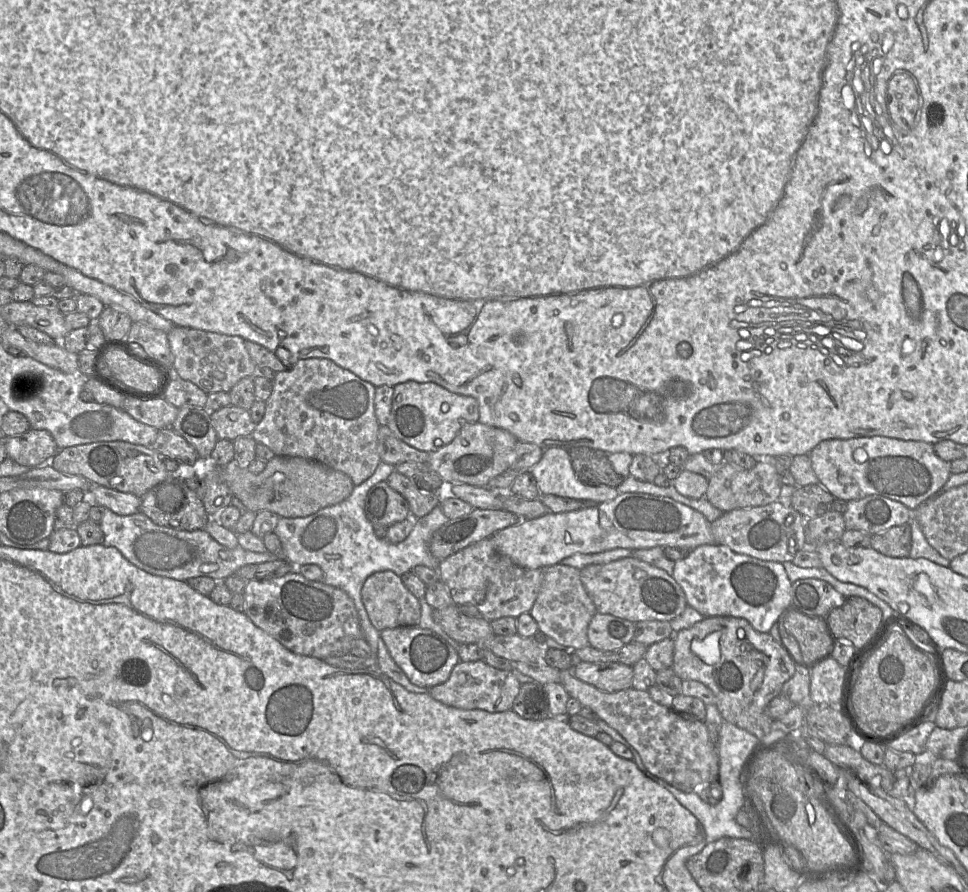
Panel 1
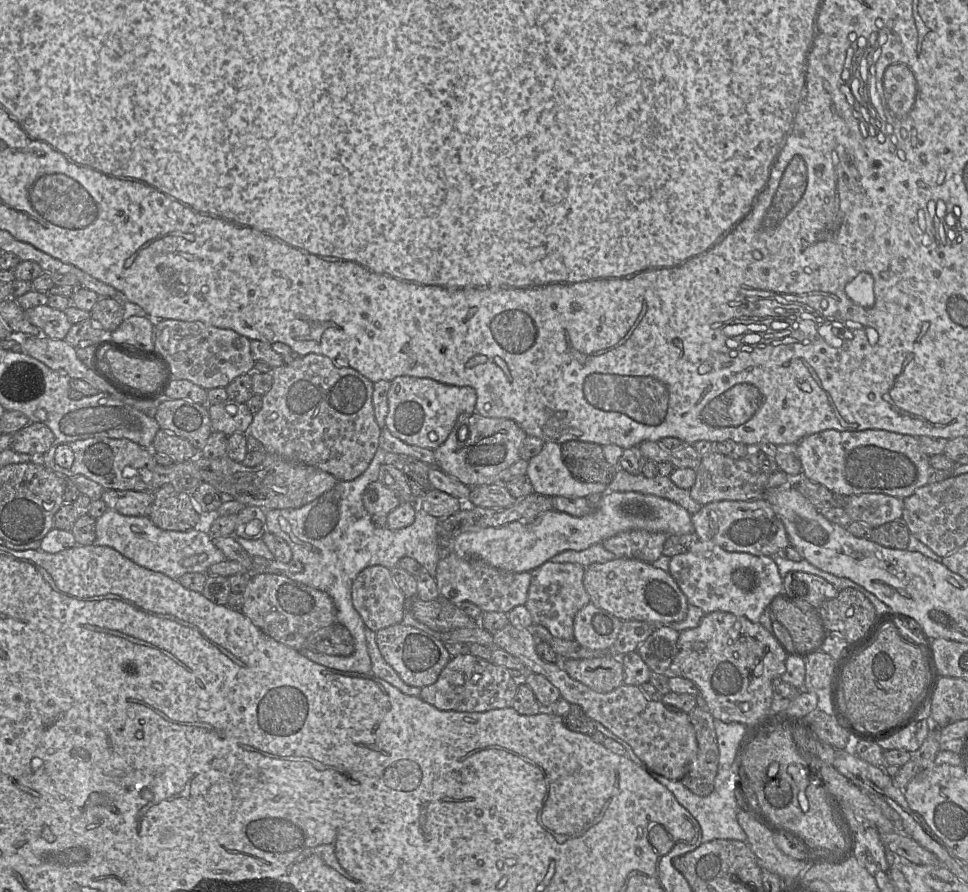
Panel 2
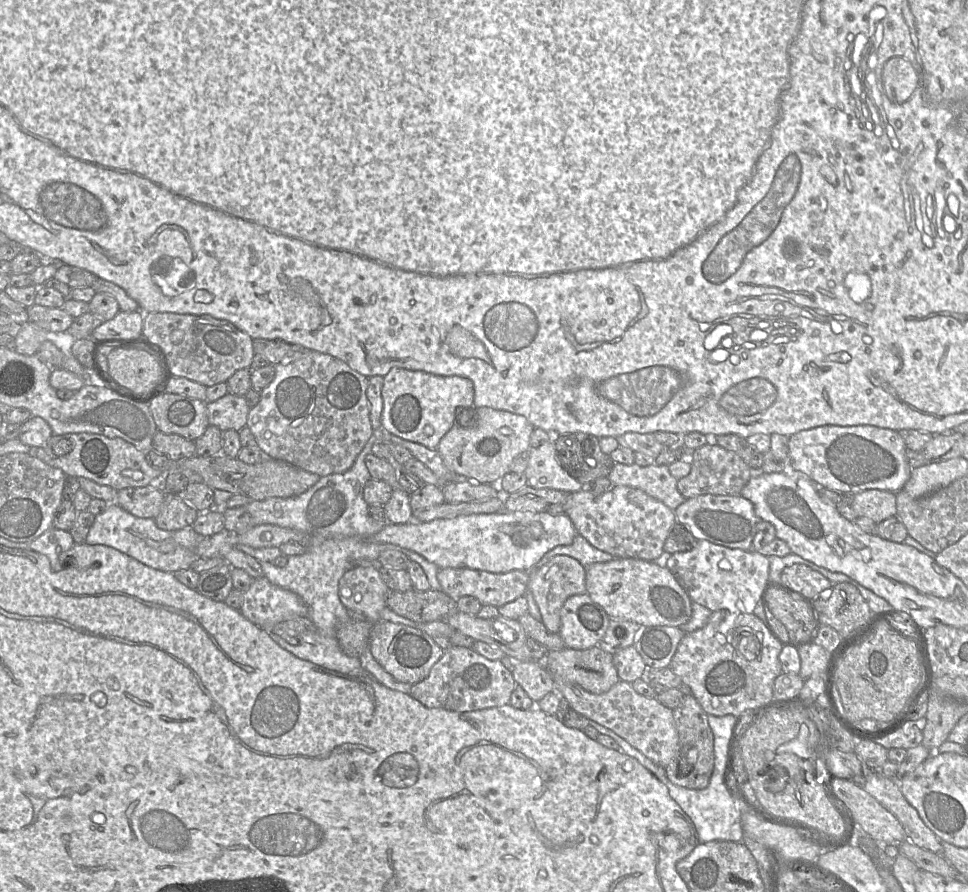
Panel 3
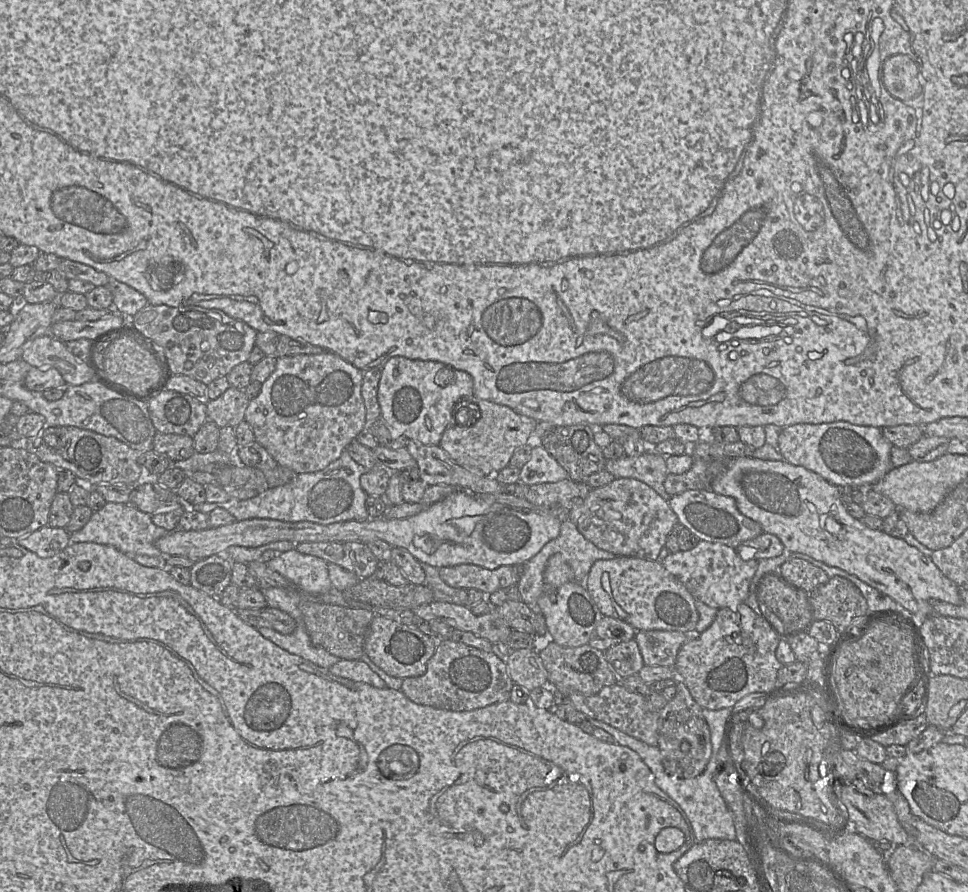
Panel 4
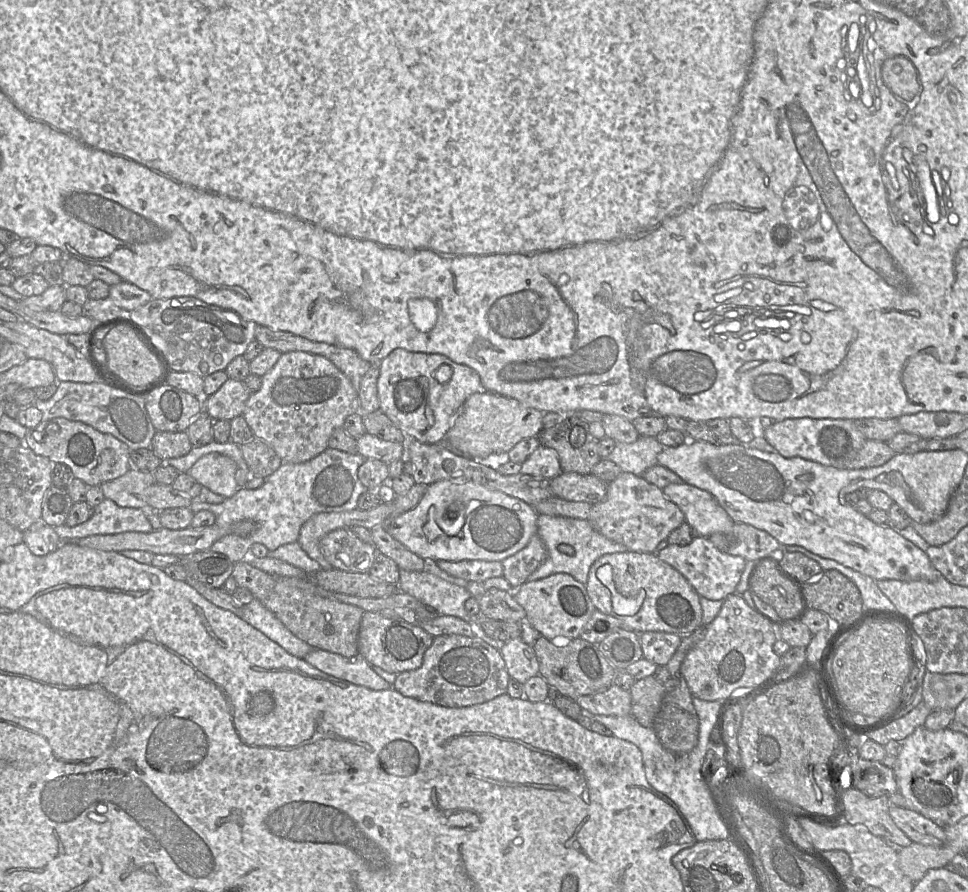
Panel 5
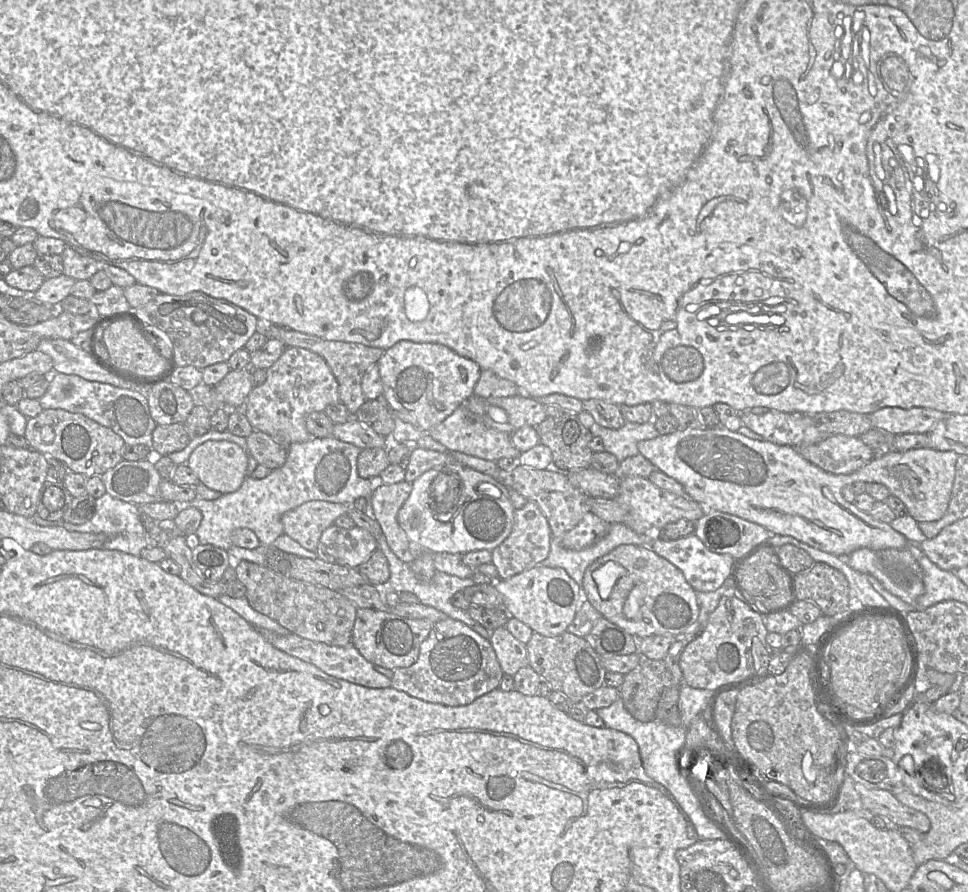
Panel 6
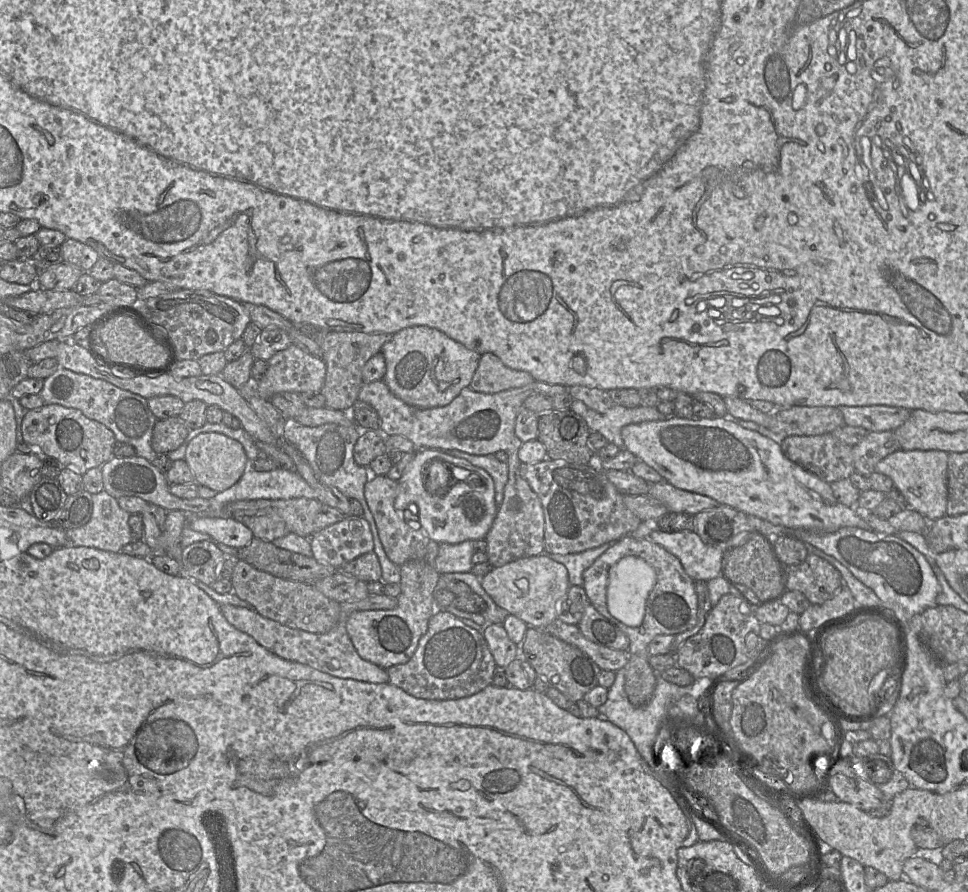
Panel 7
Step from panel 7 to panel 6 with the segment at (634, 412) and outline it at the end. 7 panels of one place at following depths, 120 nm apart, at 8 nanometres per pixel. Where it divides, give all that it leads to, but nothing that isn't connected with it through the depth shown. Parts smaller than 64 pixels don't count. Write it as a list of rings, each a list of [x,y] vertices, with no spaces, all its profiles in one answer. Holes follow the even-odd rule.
[[[652,421],[647,423],[625,422],[618,429],[600,426],[596,422],[590,428],[593,436],[602,438],[605,451],[615,455],[619,462],[639,453],[638,443],[659,435]]]

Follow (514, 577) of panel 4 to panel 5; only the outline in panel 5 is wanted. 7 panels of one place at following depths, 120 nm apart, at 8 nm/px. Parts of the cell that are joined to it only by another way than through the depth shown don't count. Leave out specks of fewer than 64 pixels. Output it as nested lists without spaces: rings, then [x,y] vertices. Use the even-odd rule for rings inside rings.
[[[437,561],[437,564],[439,568],[451,576],[464,579],[468,582],[485,582],[489,578],[503,576],[503,566],[498,561]]]

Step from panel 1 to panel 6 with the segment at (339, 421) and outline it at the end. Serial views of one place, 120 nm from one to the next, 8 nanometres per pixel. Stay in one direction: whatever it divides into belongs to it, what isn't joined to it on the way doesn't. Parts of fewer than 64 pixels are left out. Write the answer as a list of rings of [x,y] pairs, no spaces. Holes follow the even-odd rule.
[[[287,347],[279,359],[267,369],[266,381],[254,386],[242,410],[254,428],[268,434],[283,448],[296,442],[306,442],[312,435],[306,428],[306,416],[311,412],[324,412],[325,408],[339,402],[338,383],[326,361],[318,354],[300,347]]]

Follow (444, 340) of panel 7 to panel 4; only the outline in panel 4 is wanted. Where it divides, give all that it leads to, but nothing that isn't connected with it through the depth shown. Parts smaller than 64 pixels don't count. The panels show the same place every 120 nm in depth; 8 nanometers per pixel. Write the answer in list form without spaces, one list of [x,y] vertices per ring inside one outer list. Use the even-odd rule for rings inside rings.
[[[395,356],[381,368],[380,419],[398,434],[424,445],[439,445],[453,408],[460,400],[471,396],[474,396],[472,376],[442,362]]]

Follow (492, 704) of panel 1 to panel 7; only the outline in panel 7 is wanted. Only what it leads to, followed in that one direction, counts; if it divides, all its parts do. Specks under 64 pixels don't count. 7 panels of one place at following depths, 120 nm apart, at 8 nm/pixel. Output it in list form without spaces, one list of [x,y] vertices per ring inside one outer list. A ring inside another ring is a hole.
[[[445,609],[431,616],[426,633],[412,658],[387,669],[390,683],[417,698],[458,699],[476,694],[491,685],[497,665],[484,636]]]

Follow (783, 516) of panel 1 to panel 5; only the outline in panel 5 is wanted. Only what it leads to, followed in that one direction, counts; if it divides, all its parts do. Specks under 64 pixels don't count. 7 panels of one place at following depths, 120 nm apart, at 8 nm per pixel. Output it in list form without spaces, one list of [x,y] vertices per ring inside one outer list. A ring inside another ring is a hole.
[[[687,483],[669,484],[663,494],[675,503],[685,516],[685,521],[699,536],[709,537],[733,527],[734,521],[707,491]]]

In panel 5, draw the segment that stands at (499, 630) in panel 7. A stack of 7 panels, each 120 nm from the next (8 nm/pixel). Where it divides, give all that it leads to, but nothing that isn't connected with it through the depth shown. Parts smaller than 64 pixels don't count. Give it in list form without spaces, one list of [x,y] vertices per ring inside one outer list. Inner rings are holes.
[[[521,638],[503,643],[499,649],[510,678],[524,684],[539,674],[539,663],[533,647]]]

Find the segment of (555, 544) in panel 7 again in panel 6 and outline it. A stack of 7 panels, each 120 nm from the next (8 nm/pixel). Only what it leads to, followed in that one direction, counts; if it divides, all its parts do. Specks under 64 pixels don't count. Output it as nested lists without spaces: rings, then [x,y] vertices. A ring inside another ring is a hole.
[[[518,465],[512,470],[498,470],[493,478],[508,489],[517,491],[527,501],[535,502],[549,524],[552,537],[566,549],[582,550],[599,541],[609,531],[611,524],[590,510],[589,497],[570,482],[565,472],[553,467],[535,469]]]

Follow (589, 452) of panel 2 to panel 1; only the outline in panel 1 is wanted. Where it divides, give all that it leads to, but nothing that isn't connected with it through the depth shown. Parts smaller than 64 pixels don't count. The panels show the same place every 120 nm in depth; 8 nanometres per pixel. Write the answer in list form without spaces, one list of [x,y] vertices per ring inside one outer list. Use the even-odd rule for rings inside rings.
[[[576,446],[567,450],[574,473],[581,483],[588,486],[609,486],[618,488],[624,480],[608,459],[608,454],[602,450],[587,446]]]

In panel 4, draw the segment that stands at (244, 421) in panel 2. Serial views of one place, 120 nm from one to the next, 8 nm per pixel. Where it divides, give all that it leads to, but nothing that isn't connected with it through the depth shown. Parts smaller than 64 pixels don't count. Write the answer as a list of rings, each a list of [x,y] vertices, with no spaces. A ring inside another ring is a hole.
[[[230,386],[218,398],[207,400],[208,420],[214,421],[220,428],[236,427],[245,420],[245,411],[249,401],[244,390]]]

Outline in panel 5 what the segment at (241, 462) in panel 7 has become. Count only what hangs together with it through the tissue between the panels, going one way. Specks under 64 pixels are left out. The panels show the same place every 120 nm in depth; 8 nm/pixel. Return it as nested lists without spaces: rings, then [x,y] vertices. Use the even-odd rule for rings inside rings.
[[[212,452],[198,459],[188,473],[202,486],[228,498],[239,489],[236,471],[237,464],[232,458]]]

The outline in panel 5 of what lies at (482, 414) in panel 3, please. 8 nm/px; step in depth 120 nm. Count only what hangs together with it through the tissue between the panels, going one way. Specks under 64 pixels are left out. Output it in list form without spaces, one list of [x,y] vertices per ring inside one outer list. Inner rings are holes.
[[[481,391],[470,395],[453,414],[444,441],[457,451],[458,455],[482,460],[491,455],[506,456],[519,441],[537,437],[542,429],[542,411],[527,407],[513,398]]]

